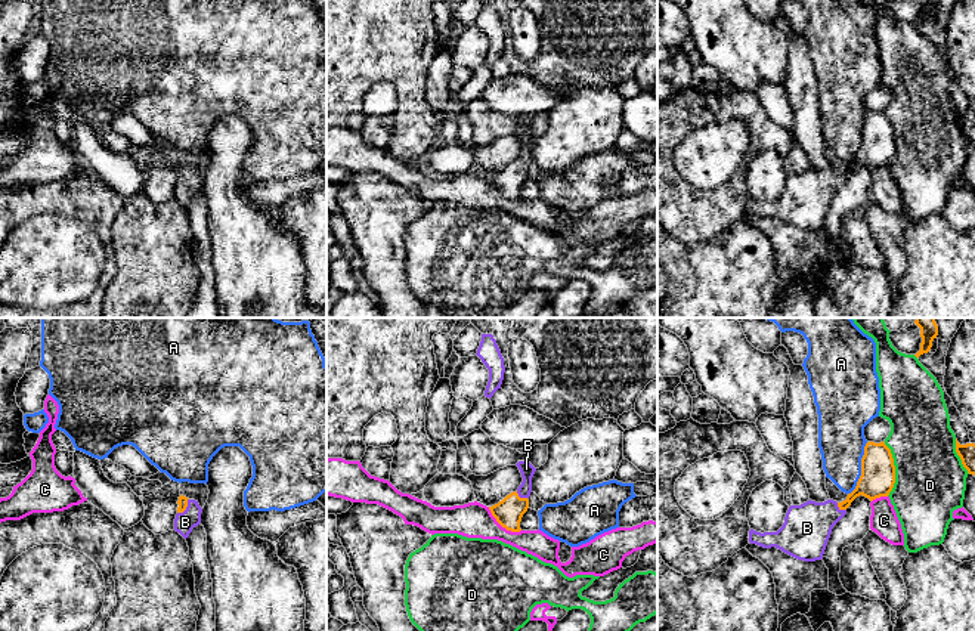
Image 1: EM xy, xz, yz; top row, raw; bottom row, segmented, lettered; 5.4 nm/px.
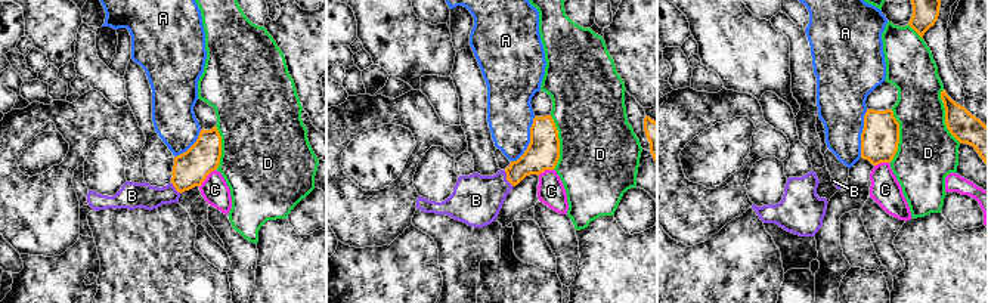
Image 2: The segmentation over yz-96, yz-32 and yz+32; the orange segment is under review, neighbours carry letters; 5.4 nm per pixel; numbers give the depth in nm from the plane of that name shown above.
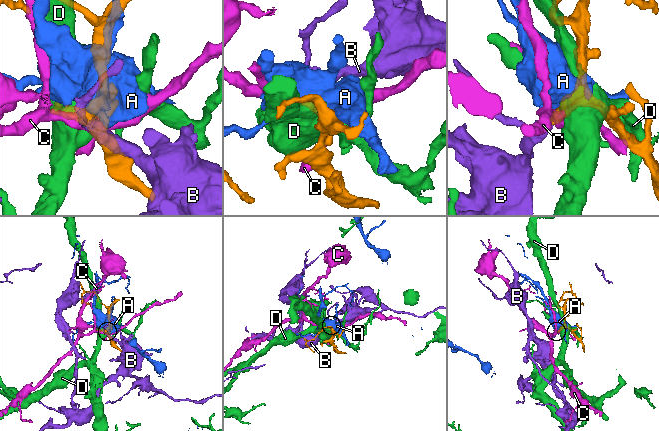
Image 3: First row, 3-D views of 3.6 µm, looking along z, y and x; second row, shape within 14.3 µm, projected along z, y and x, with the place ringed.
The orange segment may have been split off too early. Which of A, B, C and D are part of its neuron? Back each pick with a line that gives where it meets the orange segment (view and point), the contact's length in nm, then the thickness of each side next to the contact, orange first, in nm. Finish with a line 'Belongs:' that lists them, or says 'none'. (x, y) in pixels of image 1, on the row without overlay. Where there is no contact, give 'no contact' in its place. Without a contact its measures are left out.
B: contact xy (186, 175); length 110 nm; calibres 50 and 110 nm
Belongs: B

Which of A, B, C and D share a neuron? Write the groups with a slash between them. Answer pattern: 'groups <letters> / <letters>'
groups A / B / C / D

